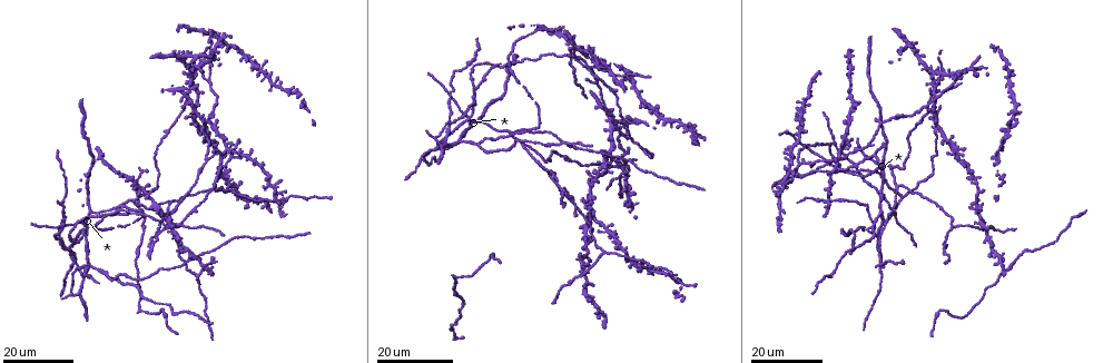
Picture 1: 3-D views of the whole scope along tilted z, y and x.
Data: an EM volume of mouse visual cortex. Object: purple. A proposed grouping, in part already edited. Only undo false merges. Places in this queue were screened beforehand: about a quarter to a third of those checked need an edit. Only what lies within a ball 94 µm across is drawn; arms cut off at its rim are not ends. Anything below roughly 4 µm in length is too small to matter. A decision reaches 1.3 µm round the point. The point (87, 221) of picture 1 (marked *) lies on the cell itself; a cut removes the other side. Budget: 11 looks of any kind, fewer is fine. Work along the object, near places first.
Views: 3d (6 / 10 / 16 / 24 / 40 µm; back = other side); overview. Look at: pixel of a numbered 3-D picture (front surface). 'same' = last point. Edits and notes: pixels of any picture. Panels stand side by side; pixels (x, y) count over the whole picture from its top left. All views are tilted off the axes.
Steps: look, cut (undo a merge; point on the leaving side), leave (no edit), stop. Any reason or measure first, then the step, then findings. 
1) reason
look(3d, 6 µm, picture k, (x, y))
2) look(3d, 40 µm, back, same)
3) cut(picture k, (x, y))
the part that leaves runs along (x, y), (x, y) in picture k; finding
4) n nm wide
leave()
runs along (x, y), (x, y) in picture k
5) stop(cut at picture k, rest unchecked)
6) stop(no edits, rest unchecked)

branch point
look(3d, 16 µm, picture 1, (93, 212))

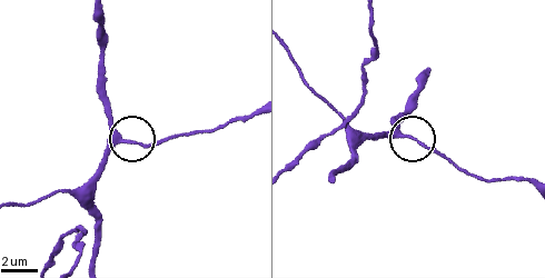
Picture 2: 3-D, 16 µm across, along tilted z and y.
look(3d, 10 µm, picture 2, (126, 143))

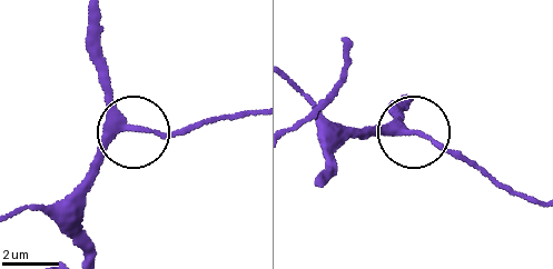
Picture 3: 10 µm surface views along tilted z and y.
3 arms
leave()
one cell here

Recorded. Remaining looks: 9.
two arms at a narrow angle
look(3d, 16 µm, picture 1, (879, 212))

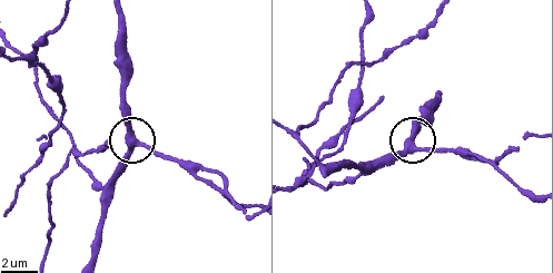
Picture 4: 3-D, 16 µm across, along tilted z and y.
look(3d, 6 µm, picture 4, (141, 146))

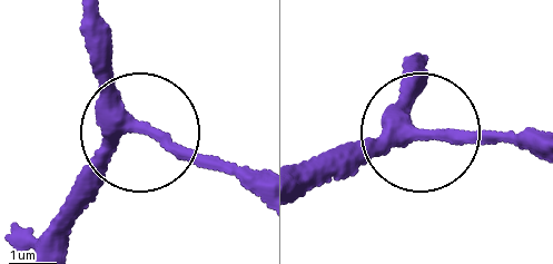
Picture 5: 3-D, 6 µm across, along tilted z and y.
300 nm wide
leave()
runs along (94, 17), (94, 60), (118, 105), (218, 165), (253, 168) in picture 5; continuous, no second cell

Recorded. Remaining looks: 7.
three arms meet
look(3d, 24 µm, picture 1, (536, 163))

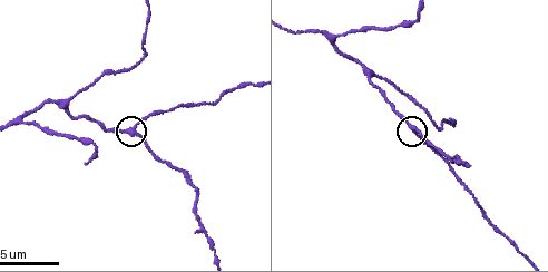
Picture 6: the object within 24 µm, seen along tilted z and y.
zoom in
look(3d, 6 µm, picture 6, (414, 133))

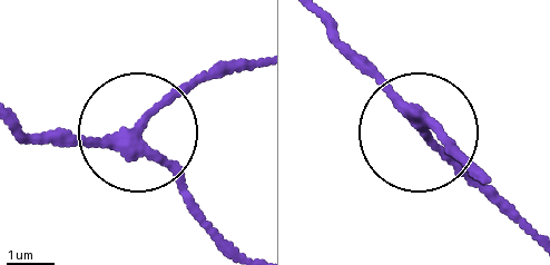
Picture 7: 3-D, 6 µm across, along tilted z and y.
leave()
runs along (23, 127), (126, 134), (229, 69) in picture 7; one cell here

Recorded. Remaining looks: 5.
calibre changes
look(3d, 24 µm, picture 1, (269, 181))

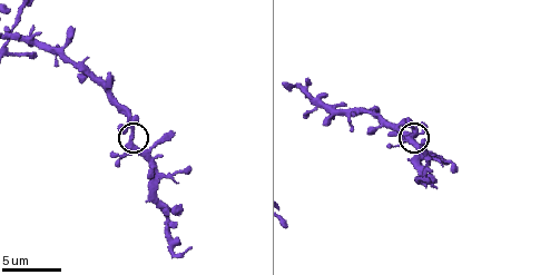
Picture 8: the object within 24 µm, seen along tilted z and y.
closer look
look(3d, 6 µm, picture 8, (130, 141))

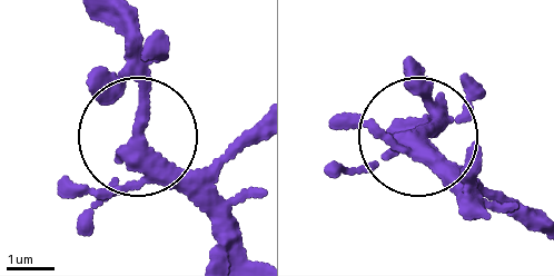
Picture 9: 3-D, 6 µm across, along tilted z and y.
270 nm wide
leave()
continuous, no second cell

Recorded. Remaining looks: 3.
arms part here
look(3d, 16 µm, picture 6, (67, 102))

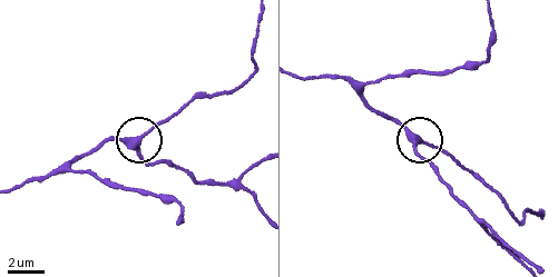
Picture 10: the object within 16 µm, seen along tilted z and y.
290 nm wide
leave()
one cell here

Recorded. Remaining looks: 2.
stop(no edits, rest unchecked)

